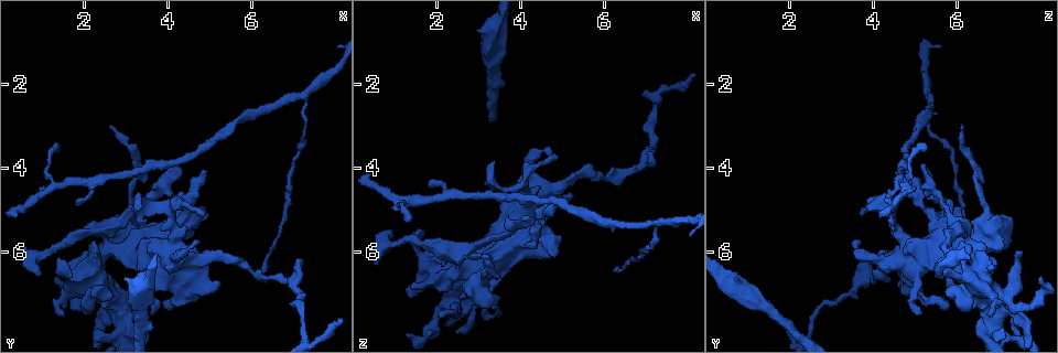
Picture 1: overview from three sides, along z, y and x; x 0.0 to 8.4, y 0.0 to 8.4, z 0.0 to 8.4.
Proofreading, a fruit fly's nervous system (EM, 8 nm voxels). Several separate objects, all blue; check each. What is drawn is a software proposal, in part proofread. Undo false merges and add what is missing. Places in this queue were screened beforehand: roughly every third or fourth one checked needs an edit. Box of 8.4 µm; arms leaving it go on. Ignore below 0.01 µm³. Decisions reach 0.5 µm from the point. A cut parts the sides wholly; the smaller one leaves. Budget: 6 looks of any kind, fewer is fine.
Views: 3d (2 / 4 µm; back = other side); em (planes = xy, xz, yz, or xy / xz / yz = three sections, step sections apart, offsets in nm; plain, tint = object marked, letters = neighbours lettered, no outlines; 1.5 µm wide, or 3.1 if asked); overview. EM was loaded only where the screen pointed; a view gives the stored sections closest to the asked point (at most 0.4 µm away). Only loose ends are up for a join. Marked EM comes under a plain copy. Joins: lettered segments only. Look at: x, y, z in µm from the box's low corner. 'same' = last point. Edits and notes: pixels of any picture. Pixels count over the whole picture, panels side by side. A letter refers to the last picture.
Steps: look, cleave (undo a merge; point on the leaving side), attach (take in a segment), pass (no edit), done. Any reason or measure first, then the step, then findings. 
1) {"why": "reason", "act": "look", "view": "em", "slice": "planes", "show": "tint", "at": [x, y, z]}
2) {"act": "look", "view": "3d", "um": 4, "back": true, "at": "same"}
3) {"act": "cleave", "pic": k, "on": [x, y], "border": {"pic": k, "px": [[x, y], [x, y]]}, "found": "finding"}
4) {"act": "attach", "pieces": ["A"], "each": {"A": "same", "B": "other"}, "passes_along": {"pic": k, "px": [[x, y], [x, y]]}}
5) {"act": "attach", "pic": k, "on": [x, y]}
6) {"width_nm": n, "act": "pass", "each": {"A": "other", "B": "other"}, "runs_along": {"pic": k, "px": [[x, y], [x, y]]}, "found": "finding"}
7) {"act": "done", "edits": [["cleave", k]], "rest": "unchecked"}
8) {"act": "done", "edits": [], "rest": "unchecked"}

{"why": "closes a loop", "act": "look", "view": "3d", "um": 2, "at": [4.20, 7.15, 5.30]}

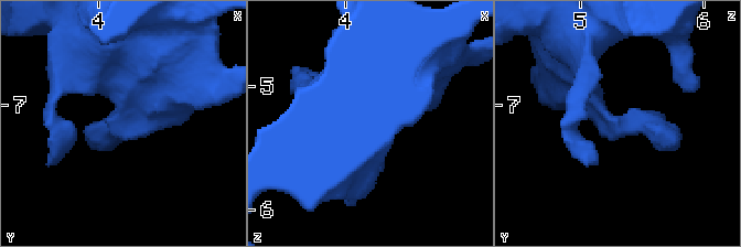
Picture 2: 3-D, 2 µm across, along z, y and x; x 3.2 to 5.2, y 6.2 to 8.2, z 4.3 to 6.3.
{"why": "now the EM", "act": "look", "view": "em", "slice": "planes", "show": "letters", "at": [4.24, 7.14, 5.26]}

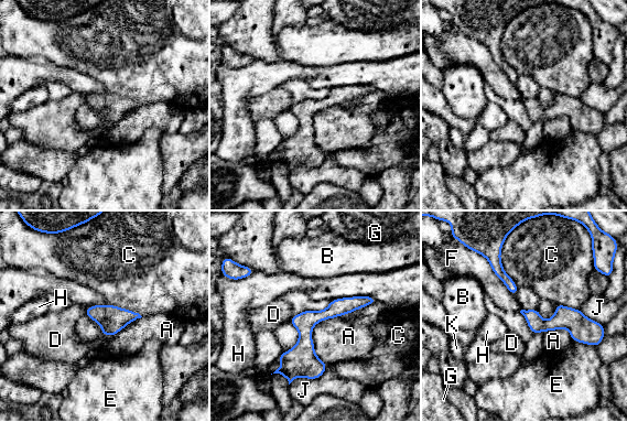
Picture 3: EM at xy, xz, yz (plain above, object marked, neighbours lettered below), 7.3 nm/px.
{"act": "pass", "each": {"A": "other", "B": "other", "C": "other", "D": "other", "E": "other", "F": "other", "G": "other", "H": "other", "J": "other", "K": "other"}, "runs_along": {"pic": 3, "px": [[371, 300], [316, 316], [290, 377]]}, "found": "all the same neuron"}

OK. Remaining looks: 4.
{"why": "branch stops here", "act": "look", "view": "3d", "um": 4, "back": true, "at": [1.45, 6.40, 6.85]}

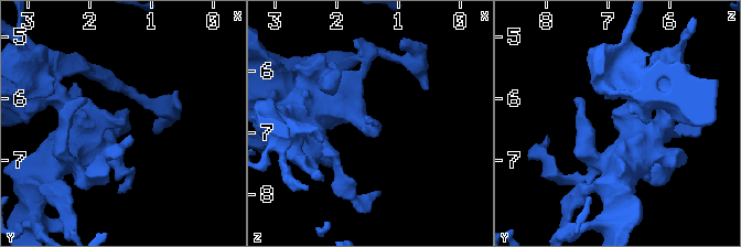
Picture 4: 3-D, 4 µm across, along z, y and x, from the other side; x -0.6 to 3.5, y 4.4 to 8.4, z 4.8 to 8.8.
{"why": "need the tissue", "act": "look", "view": "em", "slice": "xy", "step": 8, "show": "letters", "at": "same"}

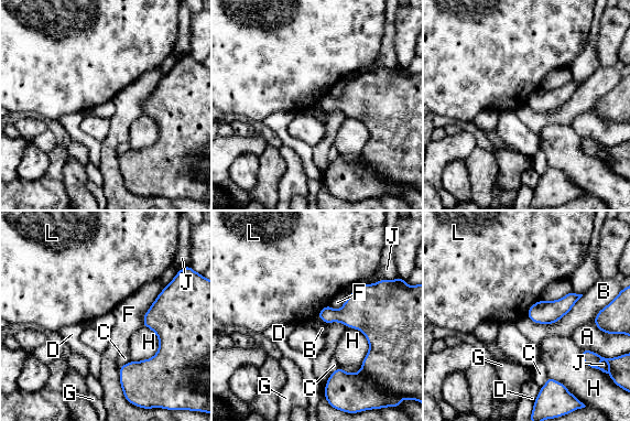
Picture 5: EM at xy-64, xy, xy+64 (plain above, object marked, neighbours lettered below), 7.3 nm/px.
{"why": "cut it another way", "act": "look", "view": "em", "slice": "planes", "show": "letters", "at": "same"}

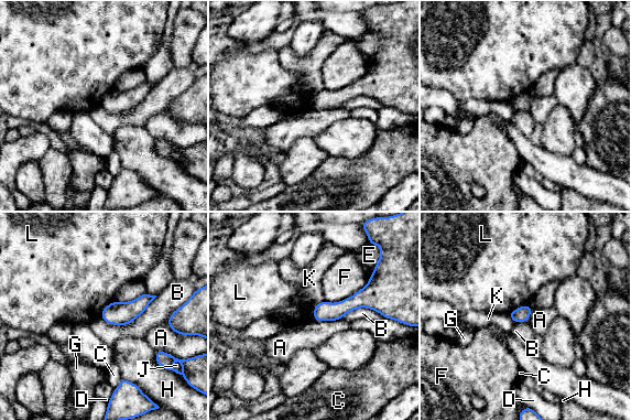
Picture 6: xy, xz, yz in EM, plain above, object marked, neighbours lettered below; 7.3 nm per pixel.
{"act": "pass", "each": {"A": "other", "B": "other", "C": "other", "D": "other", "E": "other", "F": "other", "G": "other", "H": "other", "J": "other", "K": "other", "L": "other"}, "border": {"pic": 6, "px": [[341, 318], [336, 320], [313, 320]]}, "found": "no lettered segment goes on from it"}

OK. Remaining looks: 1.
{"act": "done", "edits": [], "rest": "unchecked"}

